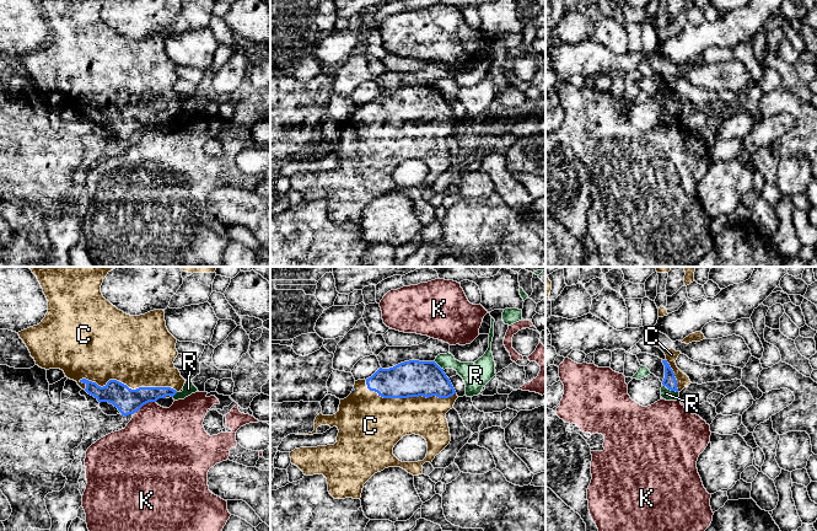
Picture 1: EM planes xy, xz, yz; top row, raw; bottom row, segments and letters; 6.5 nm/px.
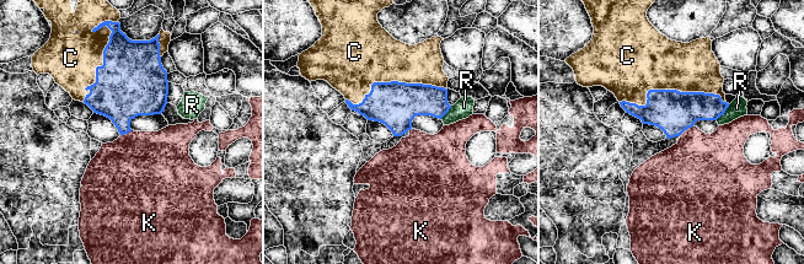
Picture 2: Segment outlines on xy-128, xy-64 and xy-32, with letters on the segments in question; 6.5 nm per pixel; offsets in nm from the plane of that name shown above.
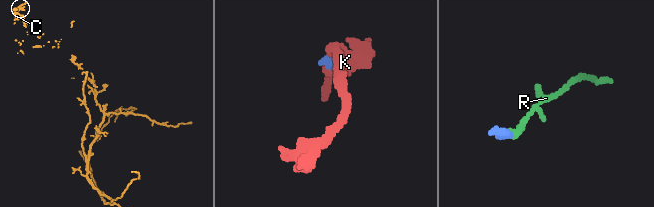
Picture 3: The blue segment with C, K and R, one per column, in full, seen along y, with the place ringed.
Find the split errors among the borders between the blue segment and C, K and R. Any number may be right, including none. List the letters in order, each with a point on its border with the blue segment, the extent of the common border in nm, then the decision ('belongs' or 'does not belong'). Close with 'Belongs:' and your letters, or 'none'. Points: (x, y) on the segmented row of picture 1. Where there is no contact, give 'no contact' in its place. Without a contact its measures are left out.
C: contact xy (127, 386); length 650 nm; belongs
K: contact xy (144, 403); length 170 nm; does not belong
R: contact yz (670, 389); length 120 nm; does not belong
Belongs: C

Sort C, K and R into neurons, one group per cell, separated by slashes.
C / K / R

